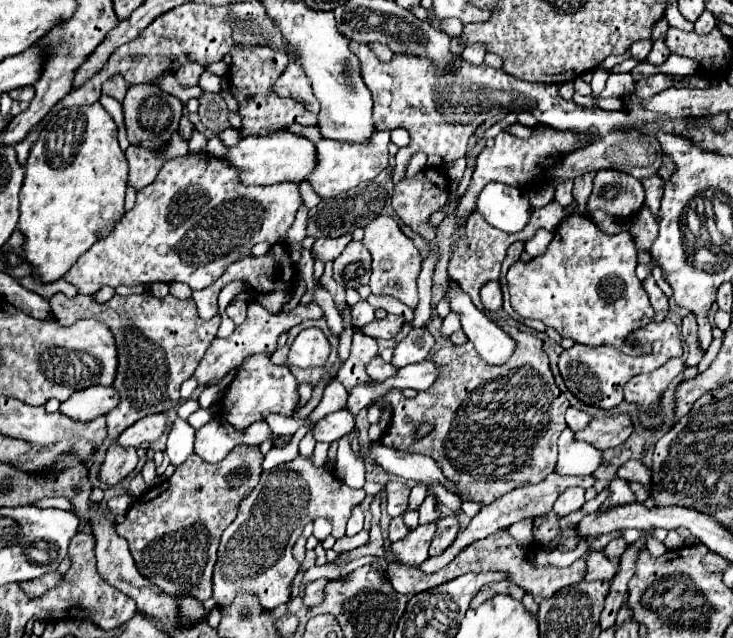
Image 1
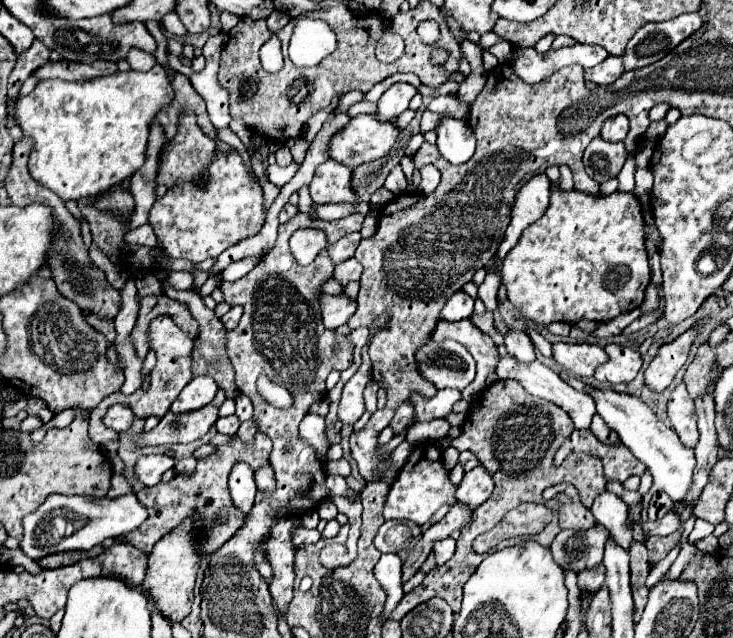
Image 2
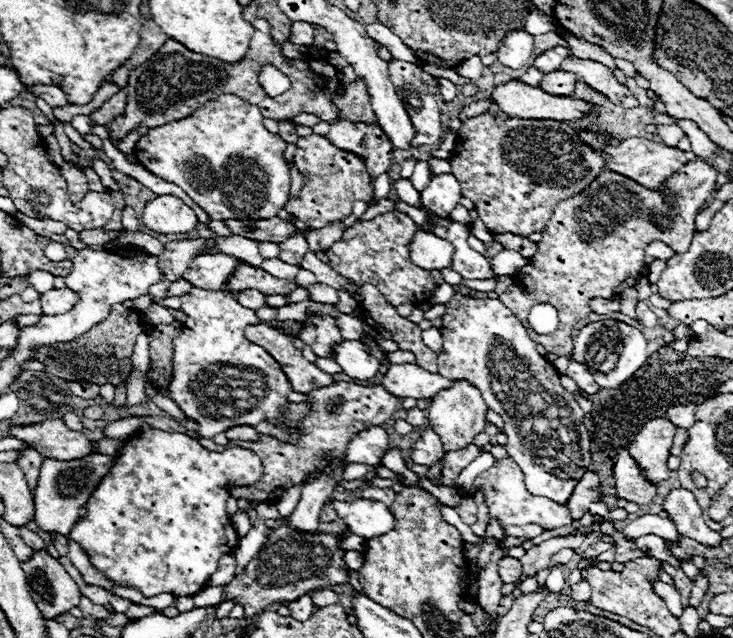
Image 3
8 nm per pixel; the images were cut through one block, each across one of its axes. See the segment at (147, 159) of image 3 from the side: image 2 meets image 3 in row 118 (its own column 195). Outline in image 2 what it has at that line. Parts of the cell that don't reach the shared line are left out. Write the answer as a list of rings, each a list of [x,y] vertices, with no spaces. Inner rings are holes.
[[[234,148],[228,154],[216,150],[216,158],[206,166],[206,174],[204,182],[186,182],[168,188],[150,208],[148,224],[154,228],[158,244],[170,258],[186,258],[190,262],[218,258],[226,248],[256,236],[264,224],[262,184],[254,182]]]

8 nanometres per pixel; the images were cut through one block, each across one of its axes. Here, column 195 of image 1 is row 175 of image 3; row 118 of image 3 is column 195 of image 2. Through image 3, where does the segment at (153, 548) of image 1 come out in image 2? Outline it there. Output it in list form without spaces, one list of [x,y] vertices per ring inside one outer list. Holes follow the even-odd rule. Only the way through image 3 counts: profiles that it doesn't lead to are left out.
[[[258,432],[250,444],[244,444],[236,436],[228,444],[218,446],[214,454],[200,458],[196,464],[196,470],[190,476],[176,474],[170,482],[160,482],[152,488],[142,488],[136,494],[136,498],[140,500],[140,504],[144,504],[148,508],[148,520],[138,530],[128,532],[128,534],[120,536],[118,540],[132,544],[134,548],[138,548],[144,554],[150,554],[156,540],[160,540],[164,534],[172,532],[172,528],[176,528],[176,524],[180,524],[180,520],[186,520],[188,516],[206,516],[204,528],[208,528],[208,536],[204,536],[204,548],[200,548],[200,552],[204,552],[204,556],[216,552],[224,542],[228,542],[236,534],[240,524],[244,524],[244,518],[230,516],[230,510],[228,510],[230,470],[234,468],[236,462],[246,462],[256,470],[268,462],[270,450],[272,450],[272,440],[268,440],[268,436],[264,436],[262,432]]]

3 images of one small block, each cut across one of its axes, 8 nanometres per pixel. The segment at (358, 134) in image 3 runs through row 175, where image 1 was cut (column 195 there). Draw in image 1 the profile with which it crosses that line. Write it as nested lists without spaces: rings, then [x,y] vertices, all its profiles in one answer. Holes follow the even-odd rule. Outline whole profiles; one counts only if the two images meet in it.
[[[256,300],[248,304],[248,318],[244,324],[236,326],[236,330],[228,336],[228,338],[214,338],[214,342],[210,344],[210,348],[206,350],[204,358],[200,360],[196,372],[194,372],[194,380],[200,384],[200,386],[206,386],[210,380],[218,380],[222,378],[228,370],[240,366],[248,356],[252,354],[260,354],[260,352],[266,352],[266,354],[272,354],[276,350],[276,340],[278,336],[284,332],[284,330],[290,330],[294,324],[298,322],[304,322],[308,318],[320,318],[324,316],[322,308],[316,306],[314,302],[306,304],[306,306],[296,306],[296,310],[292,310],[290,314],[270,314],[266,312]]]

